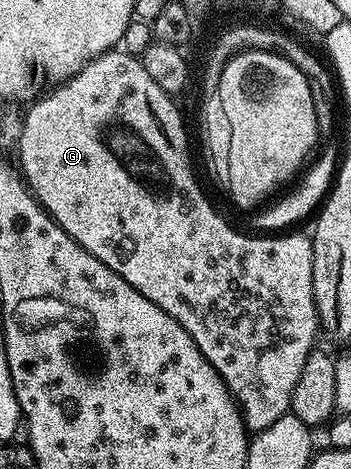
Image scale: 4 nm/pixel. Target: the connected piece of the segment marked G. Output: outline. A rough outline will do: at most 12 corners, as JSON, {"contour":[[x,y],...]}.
{"contour":[[105,51],[18,167],[186,329],[249,432],[322,327],[307,234],[204,196],[177,100]]}

